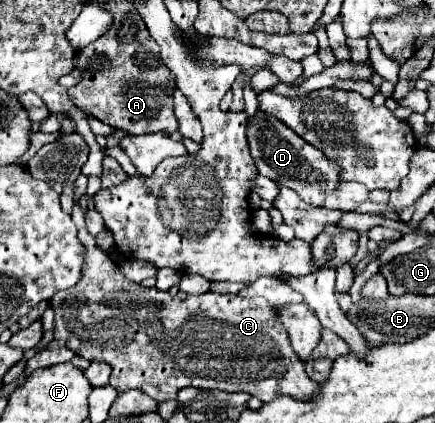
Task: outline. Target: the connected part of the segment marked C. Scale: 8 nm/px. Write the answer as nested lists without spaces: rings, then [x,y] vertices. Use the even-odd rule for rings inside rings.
[[[79,204],[73,206],[73,222],[79,230],[79,240],[83,242],[83,246],[87,248],[85,252],[85,268],[83,268],[83,278],[69,290],[61,290],[53,296],[53,312],[55,312],[55,338],[45,346],[45,348],[53,348],[55,344],[57,346],[67,346],[69,350],[73,350],[77,356],[81,358],[91,358],[91,360],[103,360],[107,362],[113,372],[111,372],[111,386],[121,394],[121,392],[127,392],[127,390],[141,390],[145,392],[147,396],[151,396],[153,400],[157,402],[165,402],[165,400],[177,400],[177,392],[181,388],[187,388],[187,386],[193,386],[193,388],[201,388],[201,390],[223,390],[223,392],[249,392],[253,394],[255,398],[259,400],[269,400],[273,398],[273,392],[275,396],[293,396],[295,400],[313,400],[313,396],[317,396],[317,392],[321,392],[321,386],[313,380],[309,380],[305,368],[303,368],[303,362],[297,360],[297,354],[293,352],[291,344],[289,344],[289,334],[285,332],[285,328],[281,328],[281,324],[277,324],[277,312],[275,308],[265,300],[265,298],[243,298],[239,294],[215,294],[215,292],[207,292],[207,294],[201,294],[201,296],[185,296],[185,298],[179,298],[179,296],[171,296],[169,292],[161,292],[157,288],[145,288],[137,282],[131,282],[127,280],[119,266],[105,254],[99,250],[95,238],[87,232],[85,228],[85,214],[83,210],[79,208]],[[265,380],[269,384],[269,390],[263,388],[263,392],[257,392],[257,384]]]

